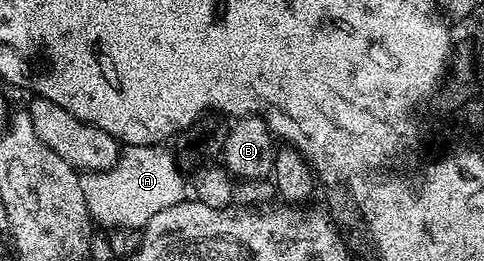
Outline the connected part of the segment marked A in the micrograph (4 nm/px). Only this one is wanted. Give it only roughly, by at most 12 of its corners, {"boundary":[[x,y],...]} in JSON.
{"boundary":[[130,145],[80,178],[108,231],[140,231],[185,200],[164,145]]}

